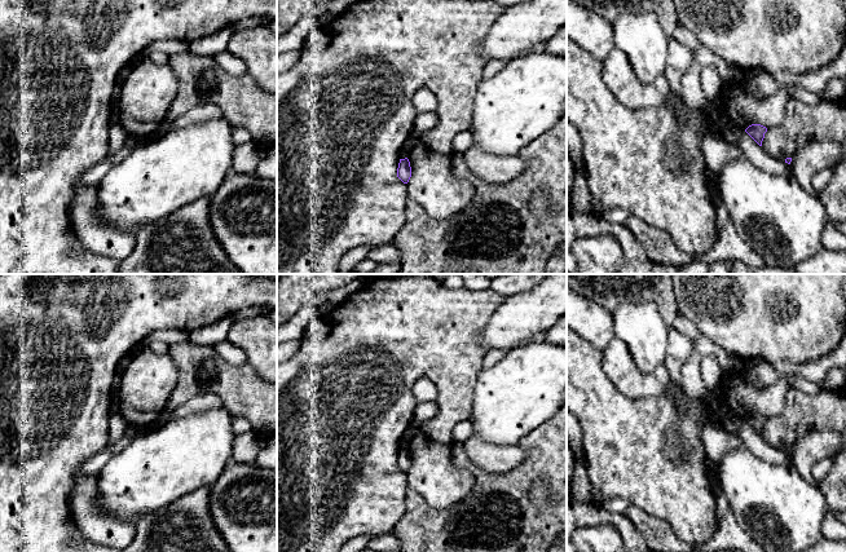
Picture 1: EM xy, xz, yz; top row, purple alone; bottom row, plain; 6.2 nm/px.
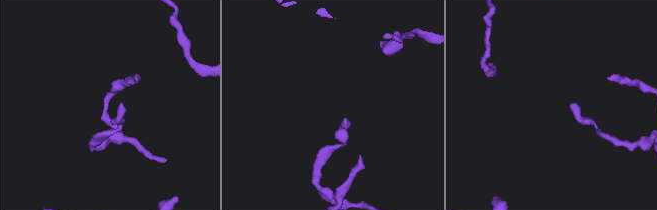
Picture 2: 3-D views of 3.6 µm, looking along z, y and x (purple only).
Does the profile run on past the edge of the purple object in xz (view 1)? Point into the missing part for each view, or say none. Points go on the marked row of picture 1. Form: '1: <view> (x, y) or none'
1: none

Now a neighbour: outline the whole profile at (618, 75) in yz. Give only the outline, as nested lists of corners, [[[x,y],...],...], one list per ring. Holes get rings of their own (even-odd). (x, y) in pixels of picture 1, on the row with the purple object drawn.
[[[617,47],[603,61],[603,81],[613,97],[630,109],[669,106],[679,125],[687,122],[683,102],[675,97],[662,96],[653,84],[640,83],[627,56]]]

